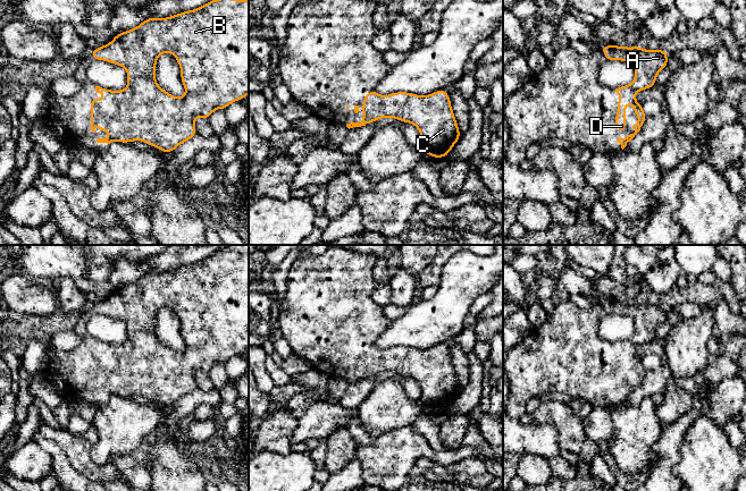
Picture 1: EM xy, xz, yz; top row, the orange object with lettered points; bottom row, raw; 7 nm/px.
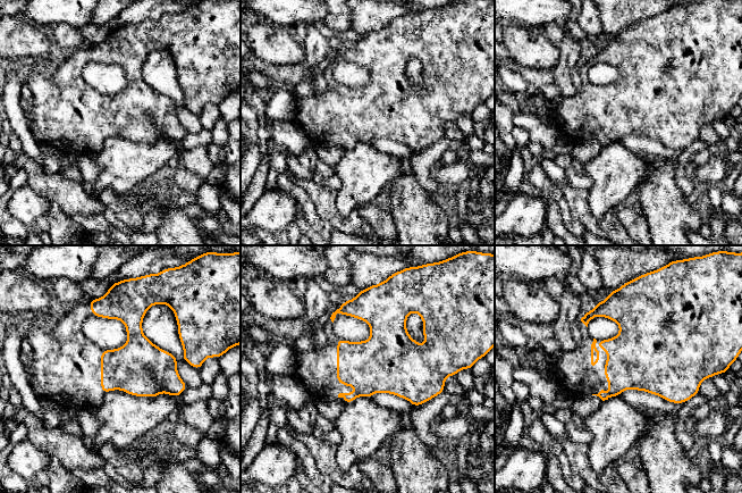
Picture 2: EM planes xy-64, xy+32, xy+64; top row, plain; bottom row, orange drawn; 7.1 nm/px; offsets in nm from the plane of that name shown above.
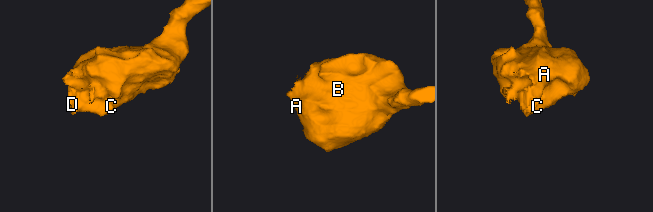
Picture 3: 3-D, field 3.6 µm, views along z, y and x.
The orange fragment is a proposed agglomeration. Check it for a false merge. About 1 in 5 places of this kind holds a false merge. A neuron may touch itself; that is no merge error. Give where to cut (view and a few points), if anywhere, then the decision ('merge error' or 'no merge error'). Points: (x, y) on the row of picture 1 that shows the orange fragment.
cut none; no merge error

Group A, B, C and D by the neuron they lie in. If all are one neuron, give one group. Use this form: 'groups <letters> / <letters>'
groups A B C D

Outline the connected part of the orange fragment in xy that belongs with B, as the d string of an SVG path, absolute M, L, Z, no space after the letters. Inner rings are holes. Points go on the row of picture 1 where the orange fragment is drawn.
M211 0L206 5L203 5L202 7L188 11L182 11L177 15L173 15L166 18L149 17L135 28L116 34L110 43L106 45L100 45L98 49L90 52L90 54L94 60L103 60L124 67L127 71L127 81L128 81L127 87L121 91L106 90L100 86L95 86L95 92L101 93L104 96L104 101L101 102L98 98L93 98L91 100L91 130L92 133L94 133L97 125L100 126L101 133L103 133L106 129L109 130L108 138L98 138L97 142L110 144L114 141L120 143L142 141L153 147L159 149L164 153L170 153L178 145L185 143L186 141L191 139L198 134L195 127L195 118L198 116L204 119L209 119L209 117L212 115L215 110L217 109L226 110L226 108L230 105L233 102L242 100L249 94L249 0ZM166 52L174 54L179 65L181 81L185 87L185 95L183 98L177 98L169 94L168 92L162 90L156 81L157 59L162 53Z

